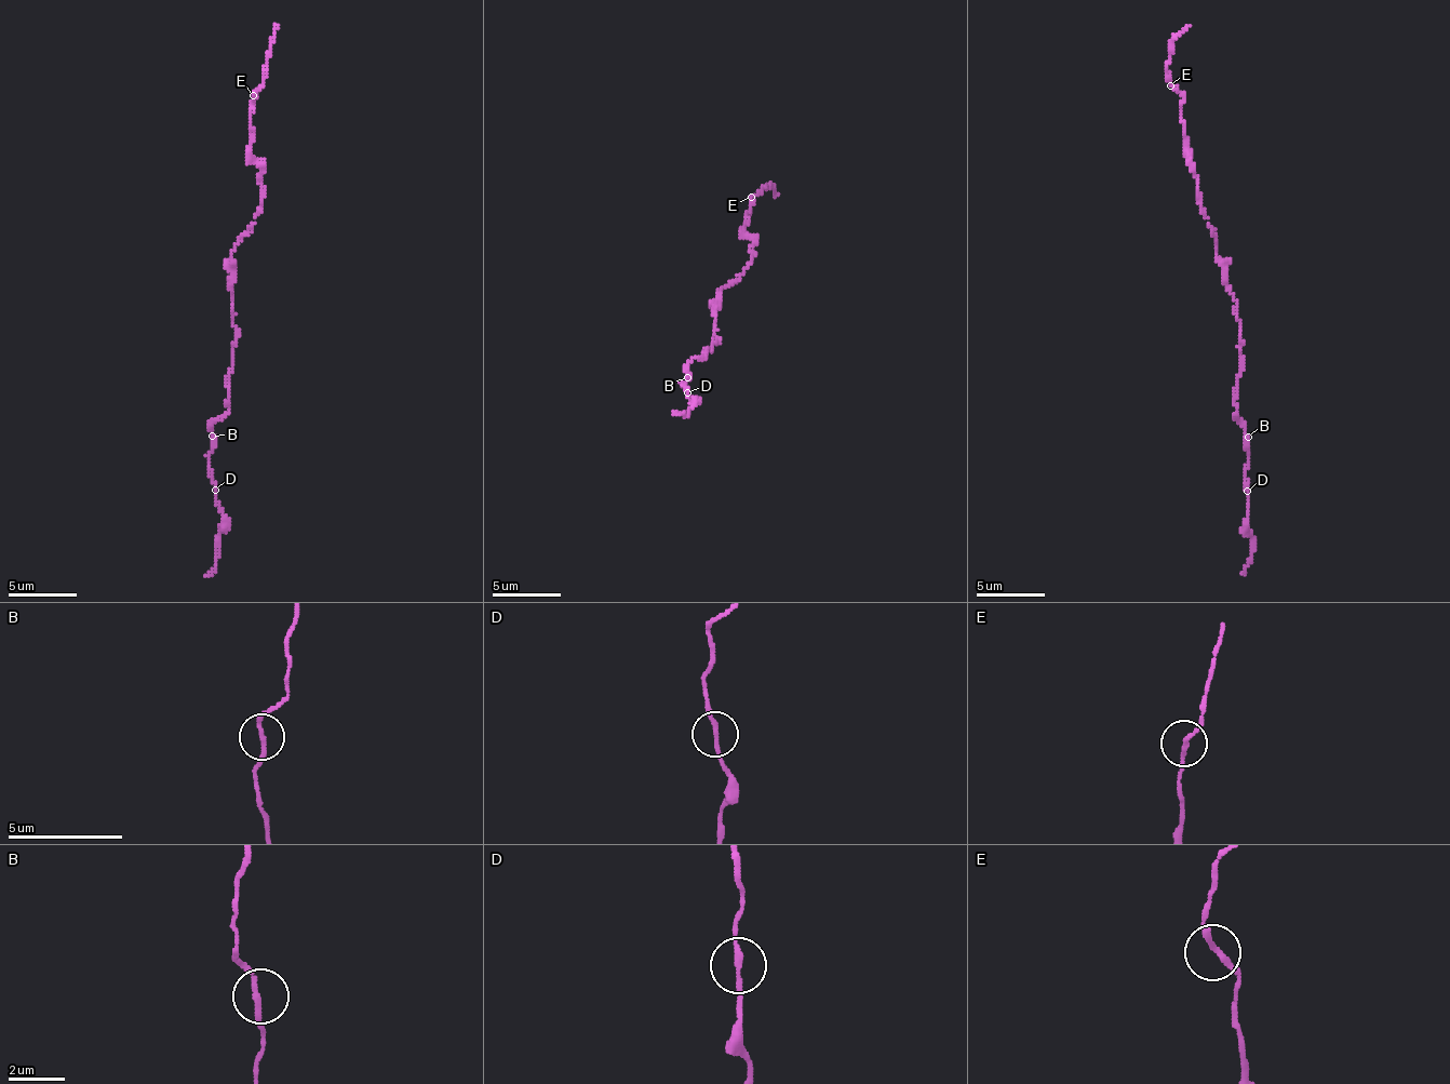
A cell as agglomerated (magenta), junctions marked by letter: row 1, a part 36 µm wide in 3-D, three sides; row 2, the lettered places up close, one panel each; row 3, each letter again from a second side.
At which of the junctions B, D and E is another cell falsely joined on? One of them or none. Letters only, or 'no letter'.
no letter

